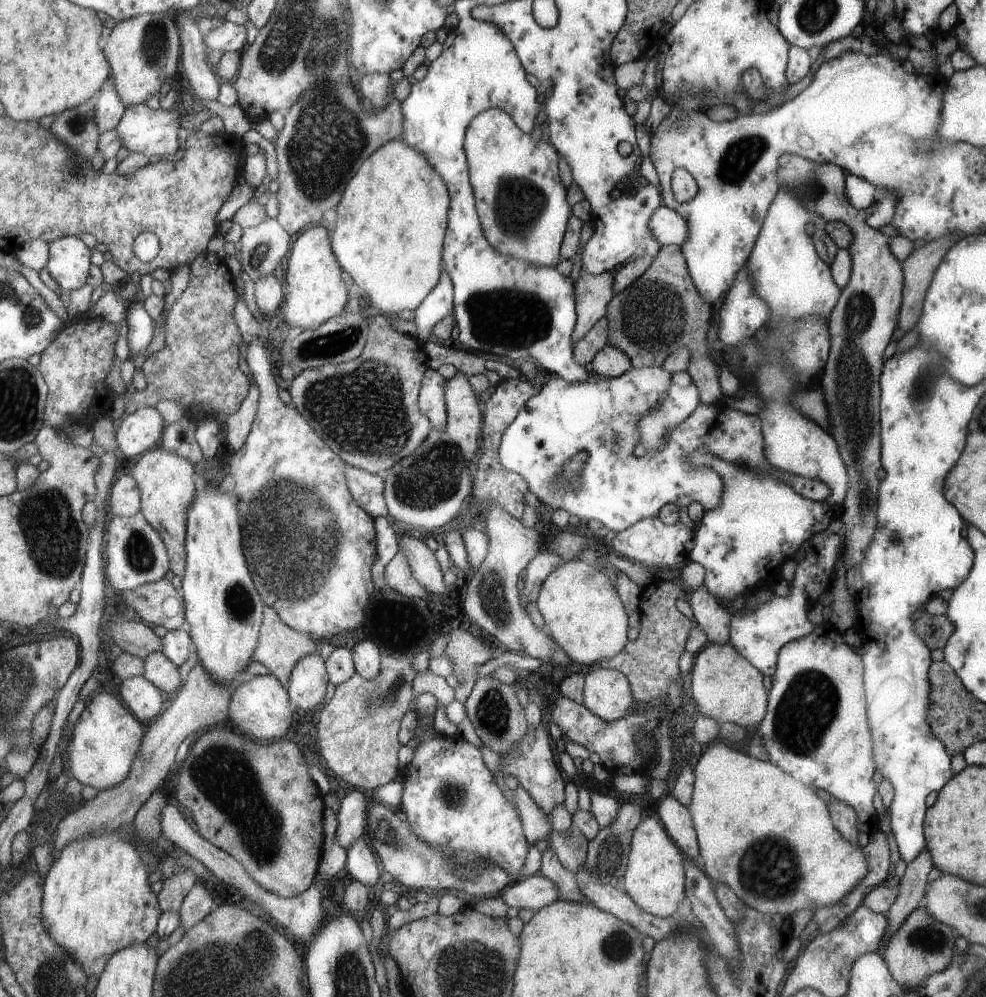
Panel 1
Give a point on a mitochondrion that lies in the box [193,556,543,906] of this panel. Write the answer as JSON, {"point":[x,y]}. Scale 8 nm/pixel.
{"point":[258,826]}

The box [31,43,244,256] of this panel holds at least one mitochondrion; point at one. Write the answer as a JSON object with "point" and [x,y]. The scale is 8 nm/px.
{"point":[73,169]}

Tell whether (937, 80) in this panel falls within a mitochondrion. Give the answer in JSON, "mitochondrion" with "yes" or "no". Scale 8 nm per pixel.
{"mitochondrion":"no"}

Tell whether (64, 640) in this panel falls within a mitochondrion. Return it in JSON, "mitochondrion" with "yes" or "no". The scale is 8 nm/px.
{"mitochondrion":"no"}

